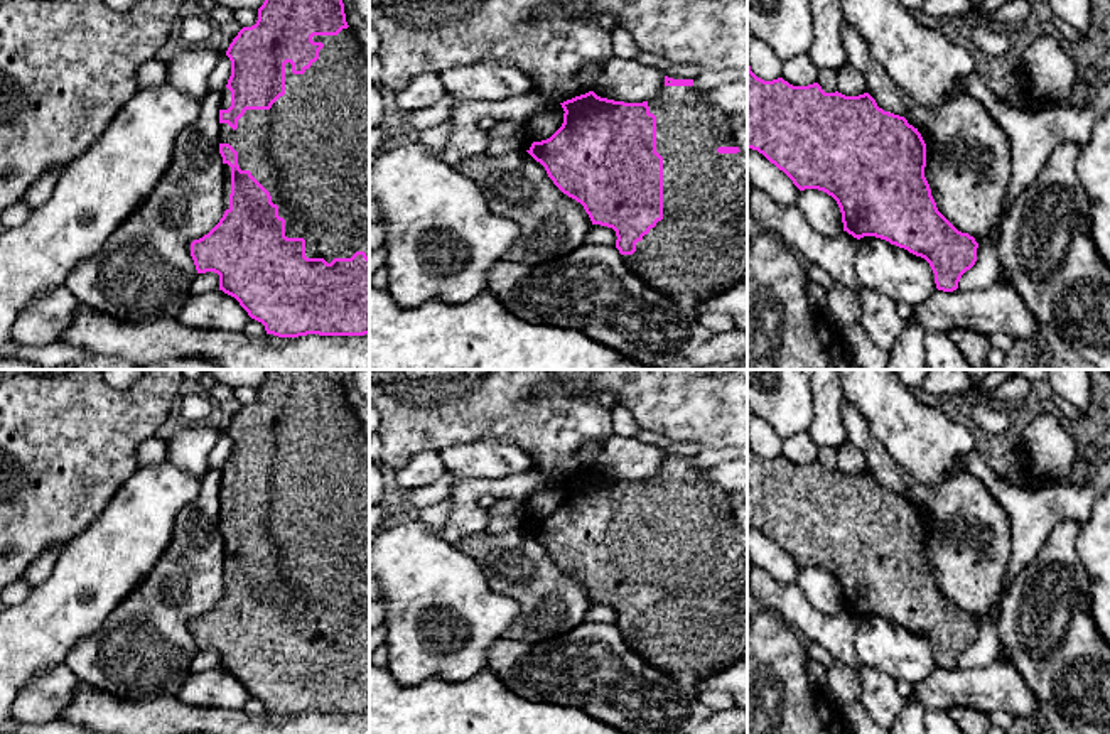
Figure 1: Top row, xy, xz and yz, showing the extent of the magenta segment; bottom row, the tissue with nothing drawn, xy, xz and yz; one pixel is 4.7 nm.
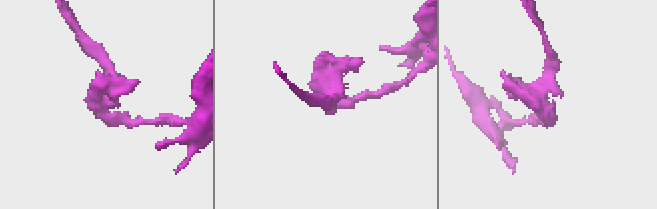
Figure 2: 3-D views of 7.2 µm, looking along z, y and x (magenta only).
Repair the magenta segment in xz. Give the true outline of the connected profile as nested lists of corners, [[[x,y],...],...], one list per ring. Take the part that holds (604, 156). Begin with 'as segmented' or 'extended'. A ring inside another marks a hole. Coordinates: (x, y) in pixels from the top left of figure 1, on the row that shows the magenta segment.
extended; [[[665,76],[665,86],[660,94],[643,103],[614,101],[589,91],[560,103],[565,111],[562,127],[550,138],[533,142],[526,150],[545,167],[548,177],[563,194],[584,206],[592,224],[607,226],[616,231],[616,248],[622,255],[626,267],[649,289],[665,294],[688,312],[709,299],[719,299],[734,285],[747,282],[747,155],[737,147],[730,116],[712,106],[705,100],[705,93],[693,86],[693,79],[673,79],[668,76]]]

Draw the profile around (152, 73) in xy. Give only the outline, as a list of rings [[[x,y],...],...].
[[[154,57],[138,67],[138,89],[154,88],[164,83],[167,83],[167,64],[164,61]]]

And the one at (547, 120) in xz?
[[[547,101],[547,105],[536,110],[525,123],[525,150],[530,150],[533,142],[550,138],[563,123],[563,108],[560,103]]]

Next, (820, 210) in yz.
[[[805,189],[800,192],[796,206],[815,231],[830,238],[843,231],[840,208],[827,192]]]

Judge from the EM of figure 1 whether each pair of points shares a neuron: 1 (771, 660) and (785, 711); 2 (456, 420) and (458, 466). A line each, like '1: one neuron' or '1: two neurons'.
1: one neuron
2: two neurons

